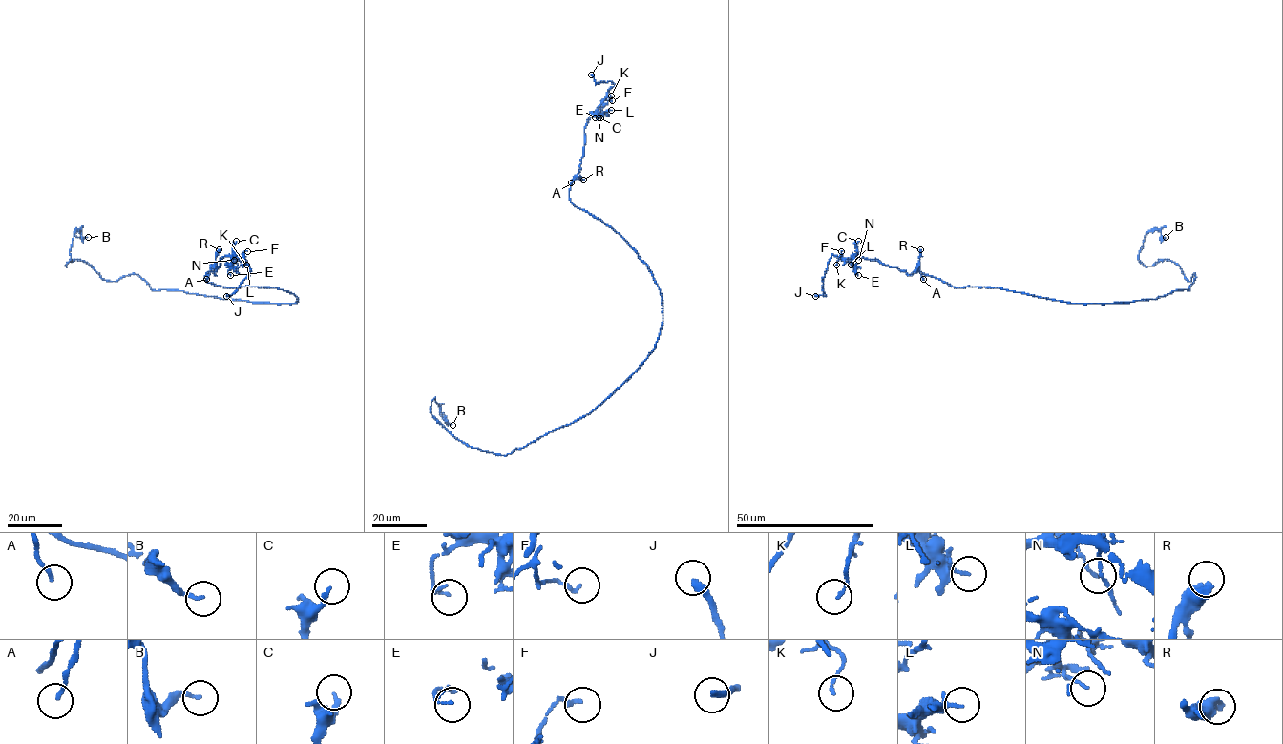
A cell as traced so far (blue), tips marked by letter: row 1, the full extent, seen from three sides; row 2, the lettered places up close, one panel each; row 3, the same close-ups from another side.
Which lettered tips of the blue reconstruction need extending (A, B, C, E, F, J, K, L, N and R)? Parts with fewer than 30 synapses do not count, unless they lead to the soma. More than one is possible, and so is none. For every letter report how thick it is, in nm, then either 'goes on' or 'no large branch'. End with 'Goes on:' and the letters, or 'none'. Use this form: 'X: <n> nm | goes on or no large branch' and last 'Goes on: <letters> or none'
A: 150 nm | no large branch
B: 170 nm | no large branch
C: 220 nm | no large branch
E: 70 nm | no large branch
F: 160 nm | no large branch
J: 300 nm | goes on
K: 120 nm | no large branch
L: 130 nm | no large branch
N: 120 nm | no large branch
R: 480 nm | no large branch
Goes on: J

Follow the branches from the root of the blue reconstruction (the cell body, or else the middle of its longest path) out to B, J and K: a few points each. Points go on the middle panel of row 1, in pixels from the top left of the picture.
B: (658, 339), (647, 358), (601, 403), (506, 455), (457, 439), (431, 414), (435, 397), (441, 415), (452, 425)
J: (658, 339), (662, 303), (649, 268), (620, 234), (569, 199), (584, 126), (615, 86), (596, 83), (591, 74)
K: (658, 339), (662, 303), (649, 268), (620, 234), (569, 199), (583, 156), (584, 126), (611, 95)

